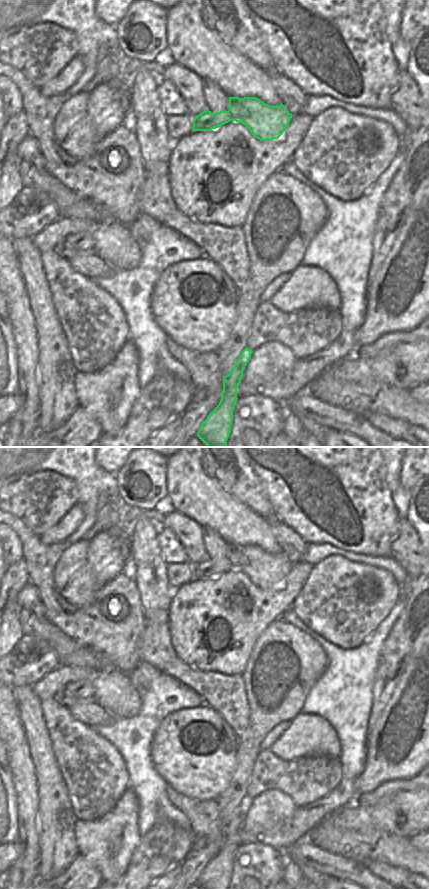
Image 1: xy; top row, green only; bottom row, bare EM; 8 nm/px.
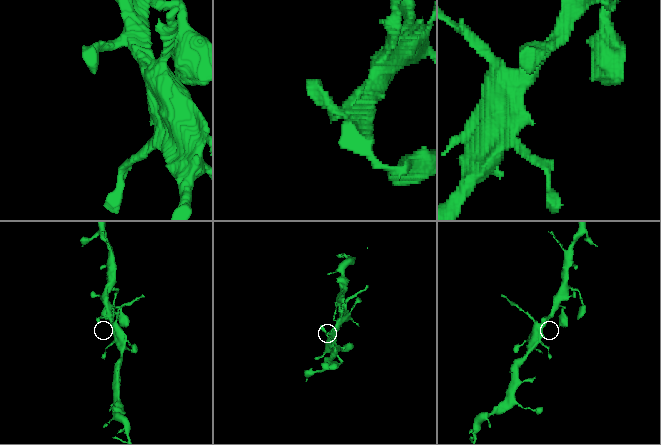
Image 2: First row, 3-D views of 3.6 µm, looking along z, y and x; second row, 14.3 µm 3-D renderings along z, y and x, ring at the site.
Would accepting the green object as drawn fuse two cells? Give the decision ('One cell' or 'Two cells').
One cell

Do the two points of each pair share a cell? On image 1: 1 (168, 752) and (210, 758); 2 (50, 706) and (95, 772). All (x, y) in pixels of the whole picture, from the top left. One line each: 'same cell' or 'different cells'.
1: same cell
2: same cell

